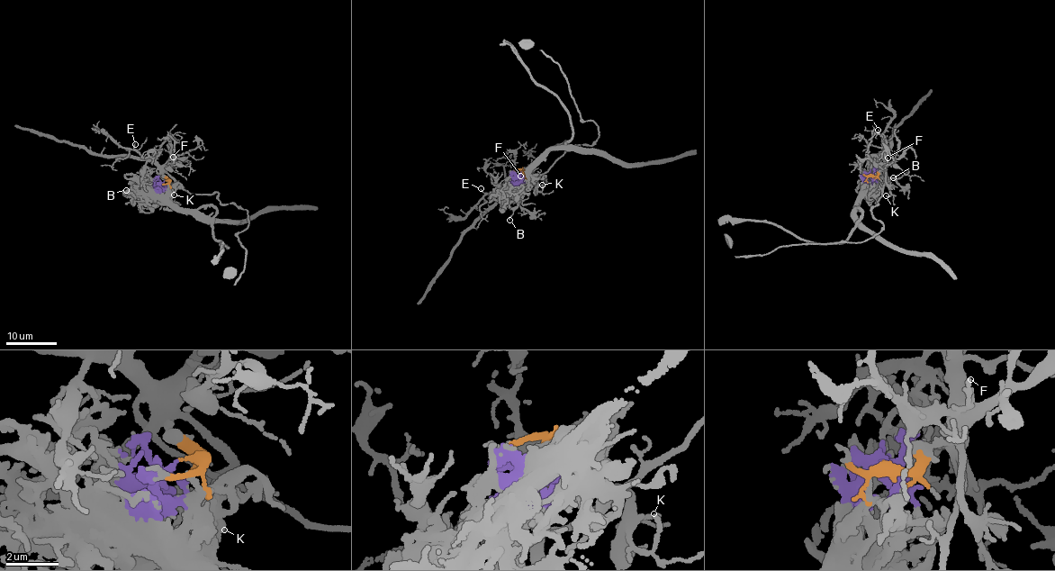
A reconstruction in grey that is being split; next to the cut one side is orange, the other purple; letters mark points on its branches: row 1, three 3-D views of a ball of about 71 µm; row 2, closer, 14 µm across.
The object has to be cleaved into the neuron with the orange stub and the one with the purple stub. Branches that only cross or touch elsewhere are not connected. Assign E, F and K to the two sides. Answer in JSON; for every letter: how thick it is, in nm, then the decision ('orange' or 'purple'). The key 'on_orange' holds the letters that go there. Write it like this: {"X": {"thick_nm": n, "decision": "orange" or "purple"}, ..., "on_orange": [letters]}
{"E": {"thick_nm": 110, "decision": "orange"}, "F": {"thick_nm": 180, "decision": "orange"}, "K": {"thick_nm": 150, "decision": "orange"}, "on_orange": ["E", "F", "K"]}

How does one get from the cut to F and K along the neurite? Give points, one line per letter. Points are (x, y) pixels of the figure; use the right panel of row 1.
F: (870, 174), (876, 175), (888, 158)
K: (870, 174), (885, 173), (885, 184), (890, 194), (886, 195)

